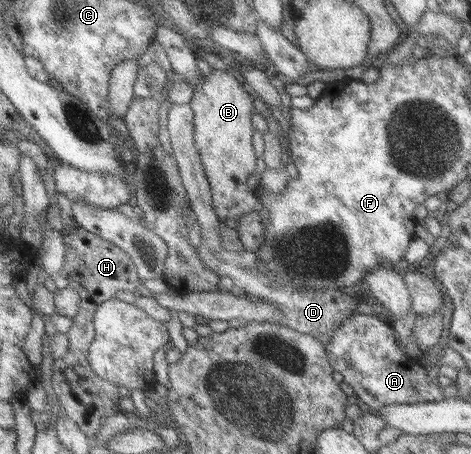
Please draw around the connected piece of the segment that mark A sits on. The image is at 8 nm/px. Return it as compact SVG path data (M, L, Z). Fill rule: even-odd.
M354 314L329 336L323 344L328 364L352 388L356 398L371 411L389 404L440 402L443 399L438 383L429 383L426 371L416 359L408 357L398 347L397 336L389 321L373 315Z

